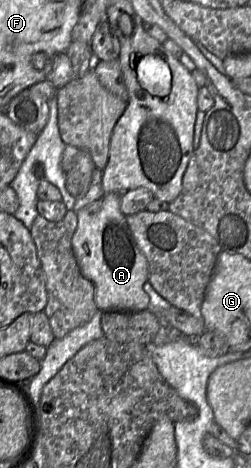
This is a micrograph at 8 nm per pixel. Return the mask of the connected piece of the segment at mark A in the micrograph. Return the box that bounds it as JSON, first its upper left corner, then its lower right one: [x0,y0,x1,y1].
[72,193,150,312]

